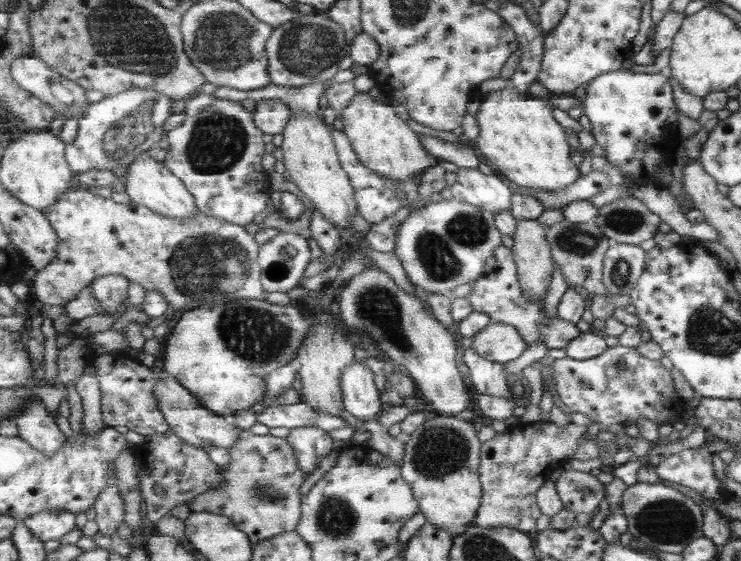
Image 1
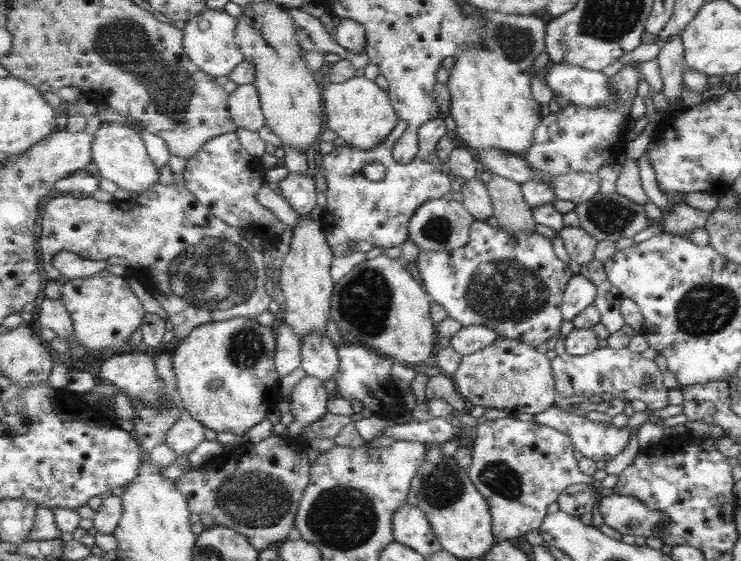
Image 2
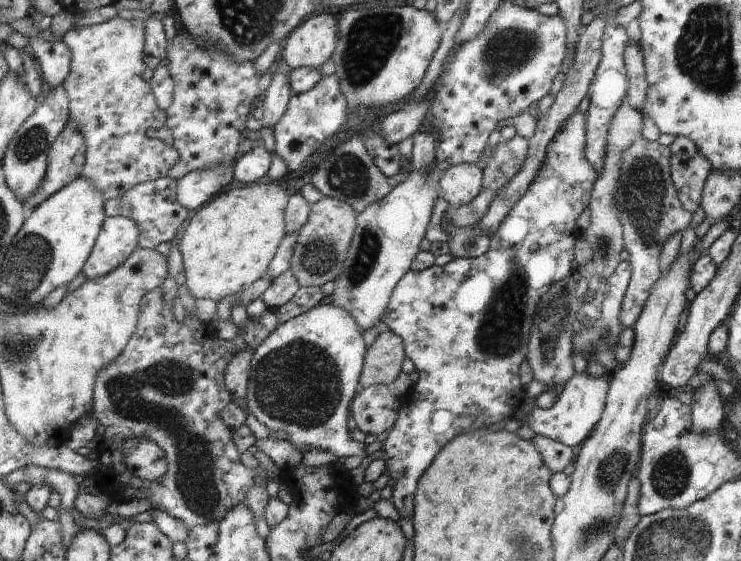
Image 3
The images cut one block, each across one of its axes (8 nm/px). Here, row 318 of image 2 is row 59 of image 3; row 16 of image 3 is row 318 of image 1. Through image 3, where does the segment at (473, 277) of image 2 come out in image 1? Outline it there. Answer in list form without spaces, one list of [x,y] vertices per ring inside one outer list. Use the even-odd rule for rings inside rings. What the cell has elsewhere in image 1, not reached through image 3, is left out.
[[[498,246],[492,257],[488,258],[481,276],[472,283],[472,291],[468,294],[473,308],[477,312],[484,312],[494,322],[510,324],[521,333],[529,346],[536,342],[544,342],[549,348],[564,348],[577,338],[582,332],[574,322],[565,320],[557,315],[550,319],[546,315],[546,302],[530,299],[520,285],[518,266],[514,259],[512,248]]]

